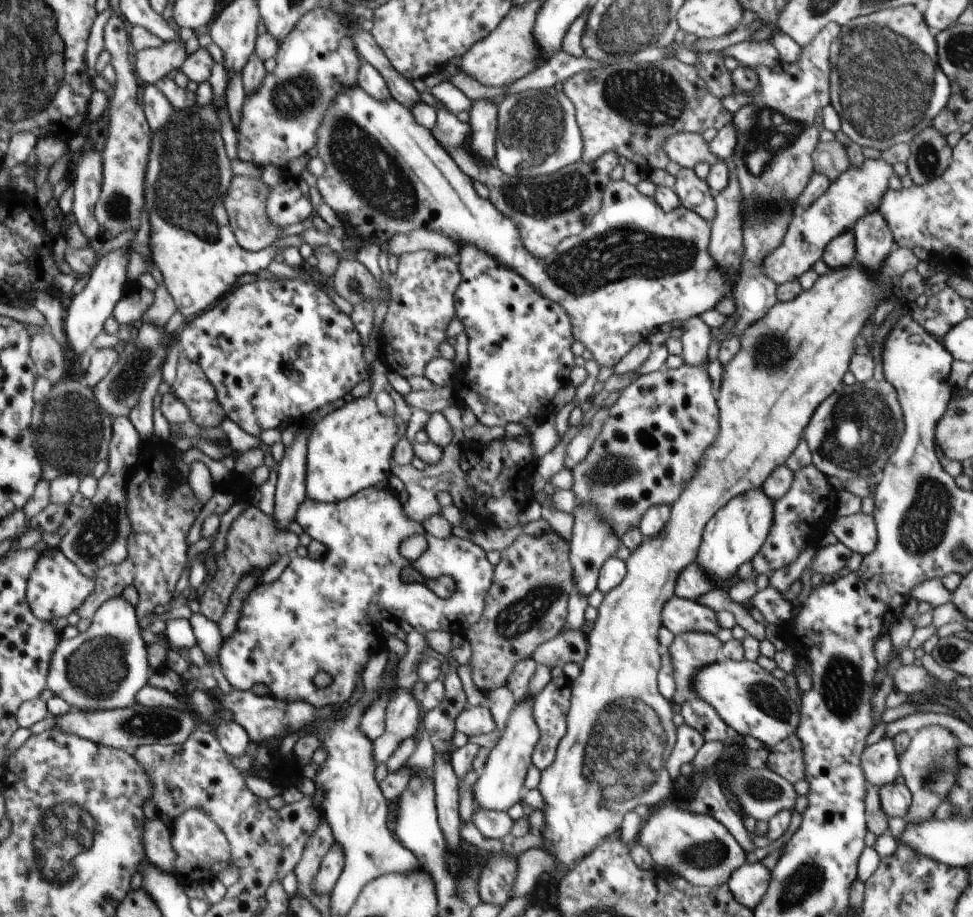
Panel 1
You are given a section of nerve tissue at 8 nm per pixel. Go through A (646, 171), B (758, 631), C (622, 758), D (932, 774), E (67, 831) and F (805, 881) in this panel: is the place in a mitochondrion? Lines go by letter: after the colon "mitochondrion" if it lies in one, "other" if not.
A: other
B: other
C: mitochondrion
D: mitochondrion
E: mitochondrion
F: mitochondrion

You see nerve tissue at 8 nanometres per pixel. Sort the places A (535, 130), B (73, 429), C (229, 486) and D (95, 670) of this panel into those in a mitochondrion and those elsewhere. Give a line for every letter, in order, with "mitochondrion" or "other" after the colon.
A: mitochondrion
B: mitochondrion
C: other
D: mitochondrion

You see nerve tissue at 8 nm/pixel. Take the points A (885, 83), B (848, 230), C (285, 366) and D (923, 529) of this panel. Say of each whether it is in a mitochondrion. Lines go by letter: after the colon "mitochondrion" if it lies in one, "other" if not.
A: mitochondrion
B: other
C: other
D: mitochondrion

